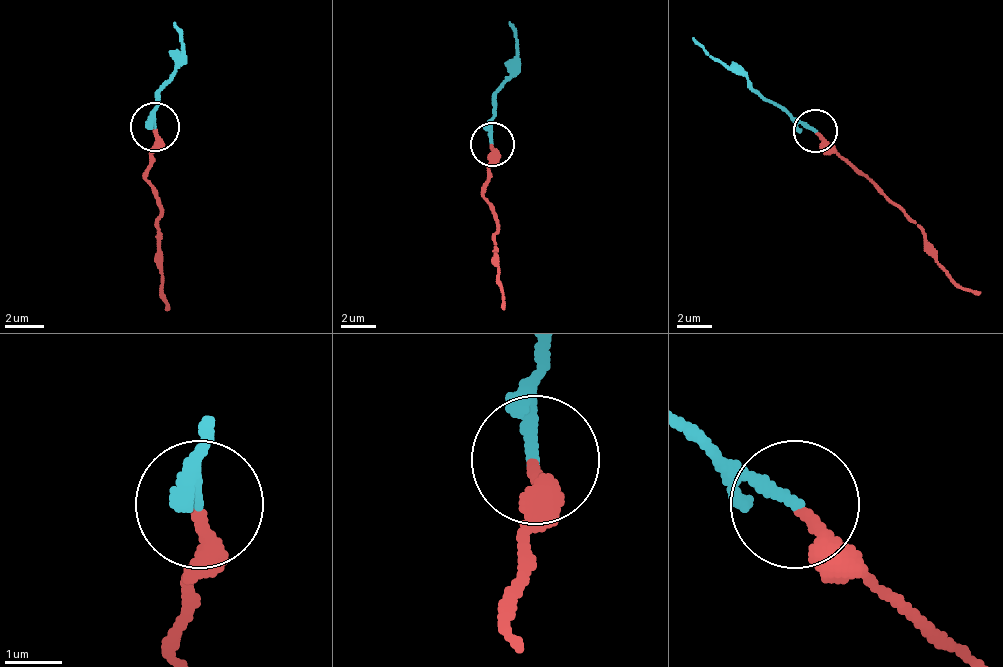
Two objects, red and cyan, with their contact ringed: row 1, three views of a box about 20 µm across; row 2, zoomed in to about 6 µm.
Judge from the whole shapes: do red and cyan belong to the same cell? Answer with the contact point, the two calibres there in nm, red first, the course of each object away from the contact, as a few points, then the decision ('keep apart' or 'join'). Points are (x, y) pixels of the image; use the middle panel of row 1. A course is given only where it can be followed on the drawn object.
place (492, 144); calibres 240 and 240 nm; course red (493, 145), (484, 197), (497, 223), (493, 263), (506, 311); course cyan (493, 145), (493, 92), (515, 58), (510, 23); keep apart

